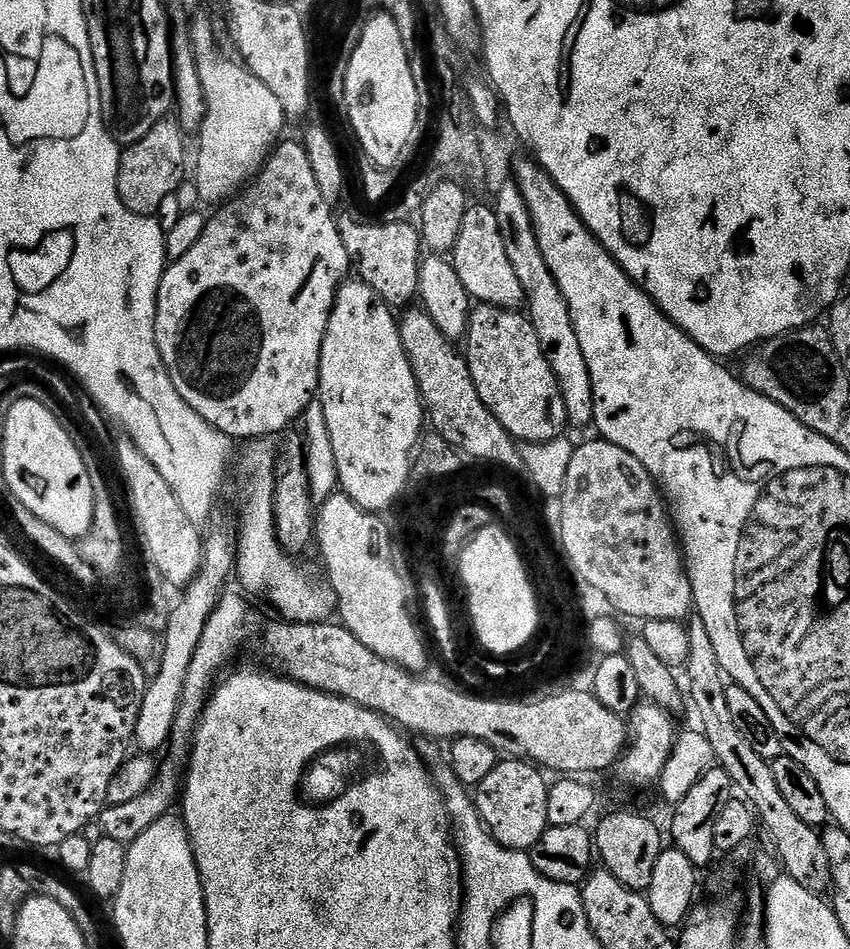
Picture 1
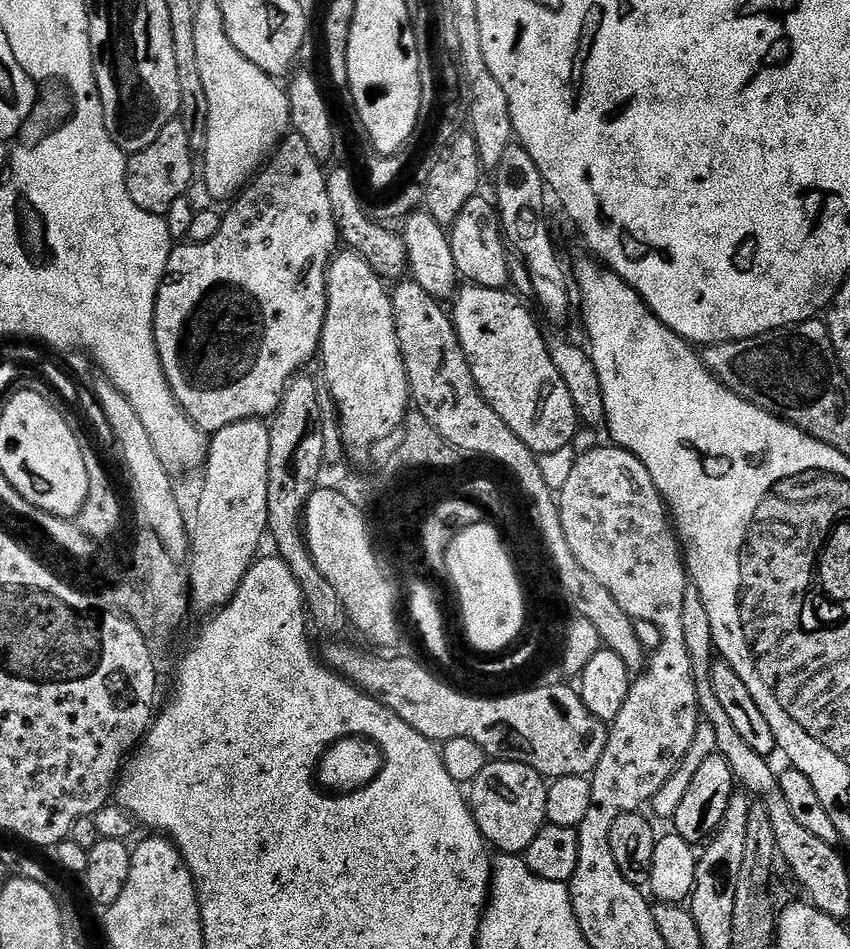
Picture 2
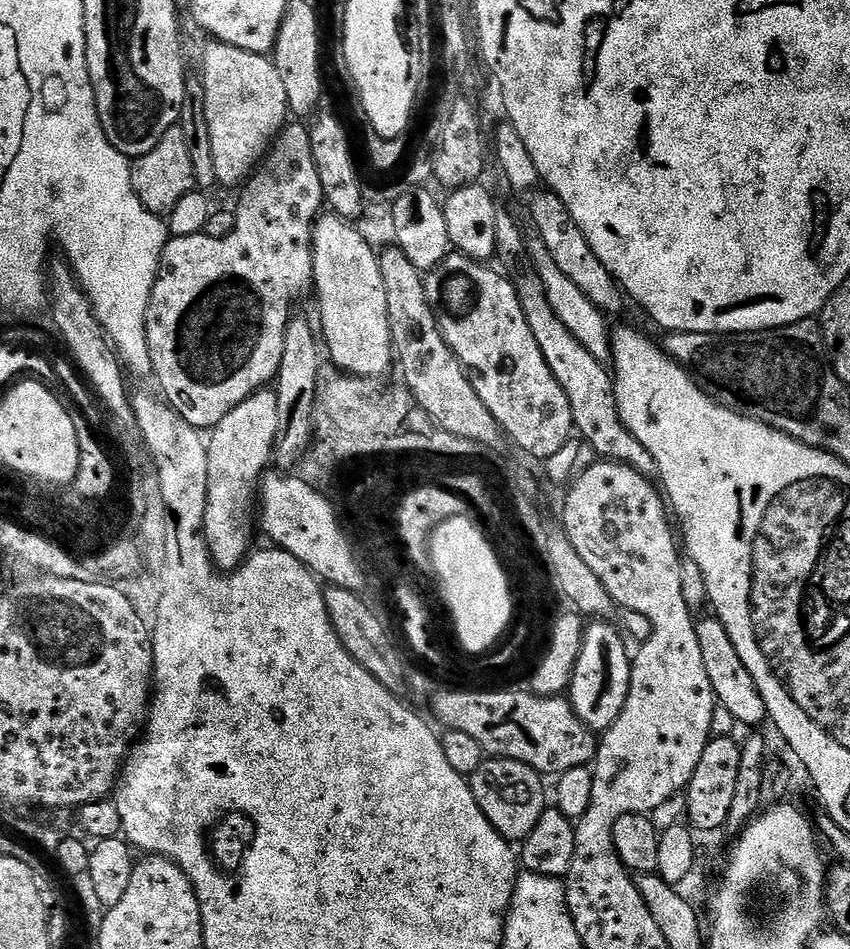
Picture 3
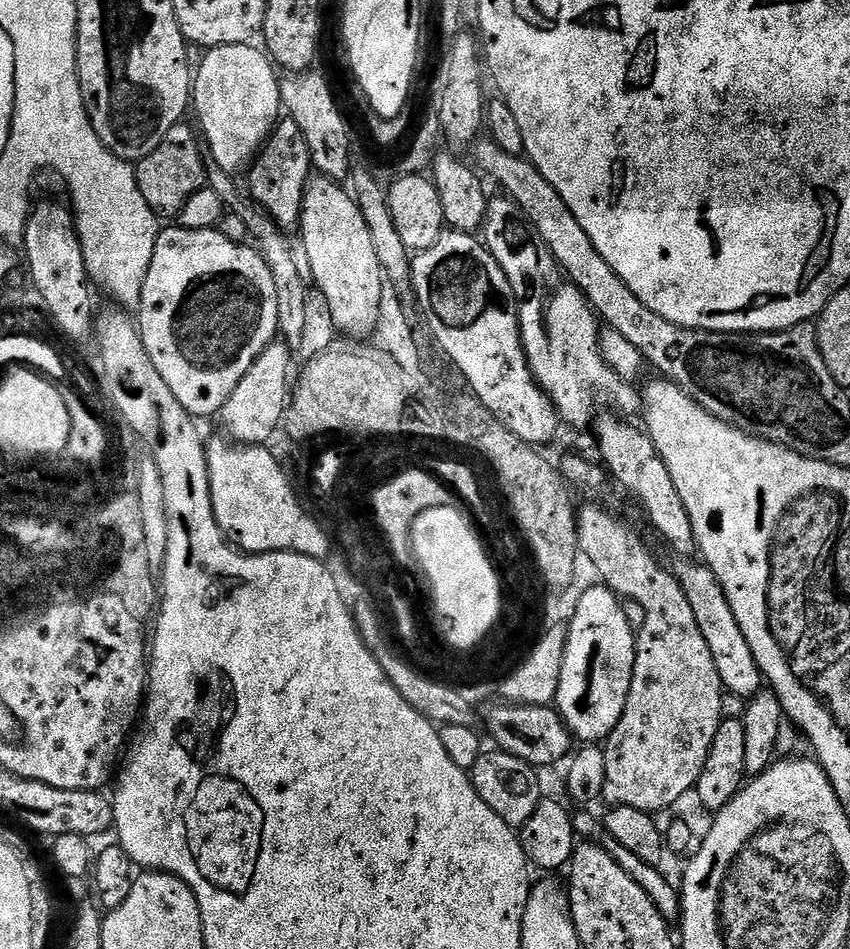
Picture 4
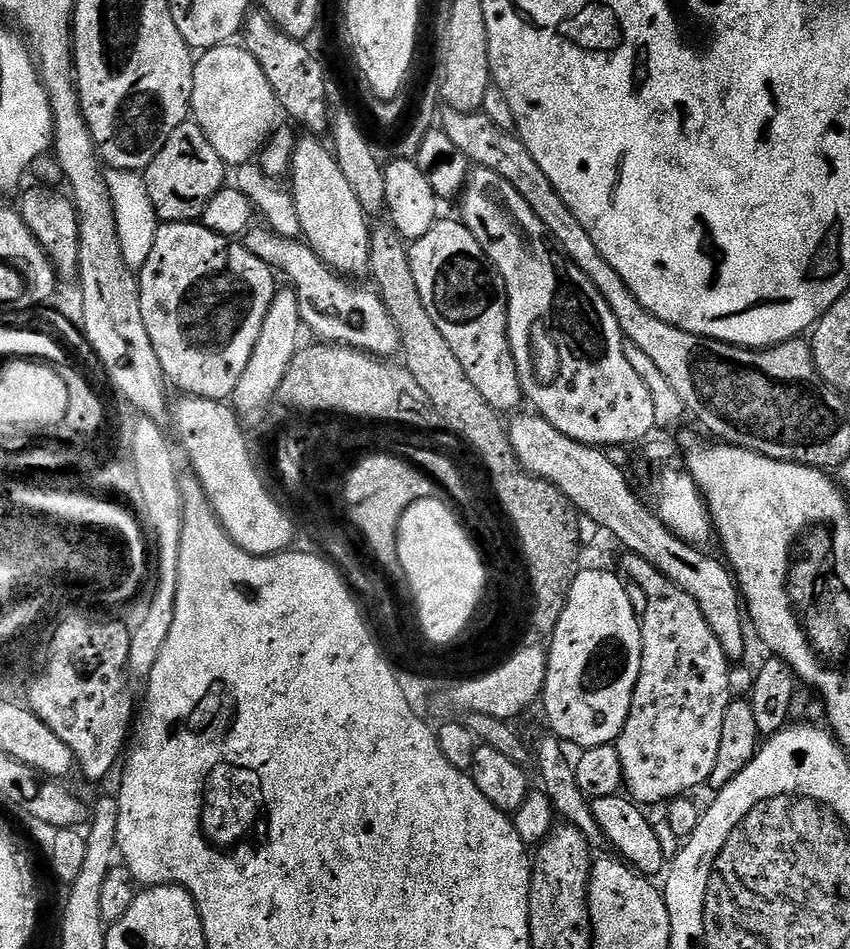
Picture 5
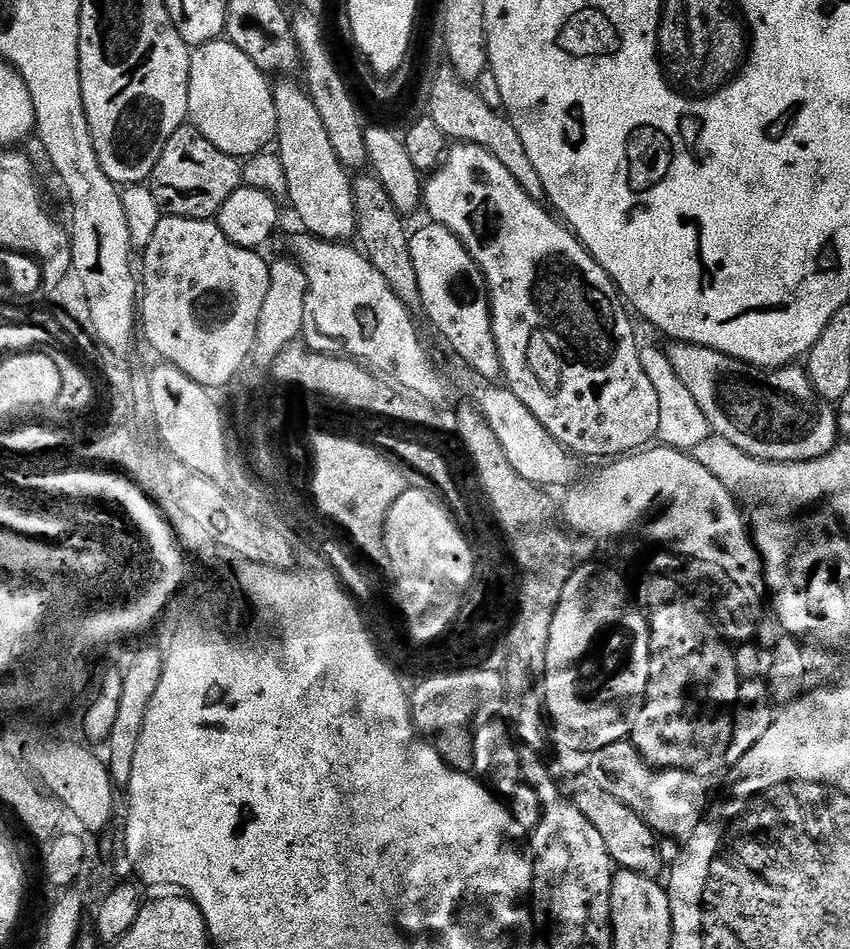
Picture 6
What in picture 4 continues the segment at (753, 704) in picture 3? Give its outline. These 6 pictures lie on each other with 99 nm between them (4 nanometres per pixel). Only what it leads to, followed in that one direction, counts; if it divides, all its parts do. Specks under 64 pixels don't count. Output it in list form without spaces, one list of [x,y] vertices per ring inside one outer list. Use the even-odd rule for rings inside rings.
[[[680,558],[675,562],[677,564],[671,565],[670,571],[682,586],[682,590],[690,602],[690,610],[694,610],[694,618],[698,621],[698,630],[702,630],[702,638],[706,638],[706,646],[710,646],[710,654],[714,657],[714,666],[718,669],[718,678],[722,682],[724,691],[737,695],[745,702],[751,700],[752,696],[758,694],[762,687],[760,667],[758,662],[754,662],[754,650],[750,650],[746,638],[742,635],[742,626],[738,626],[738,622],[734,618],[734,610],[730,610],[730,602],[726,602],[726,594],[718,582],[718,578],[708,569],[707,564],[697,562],[695,559]]]

